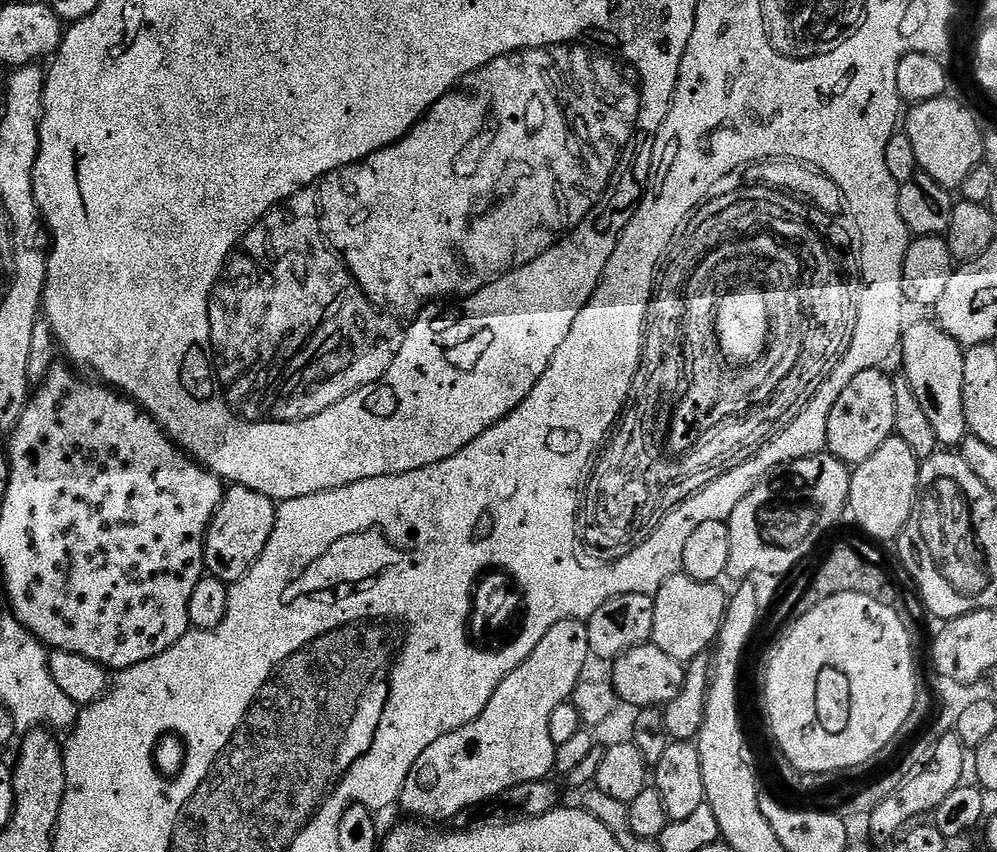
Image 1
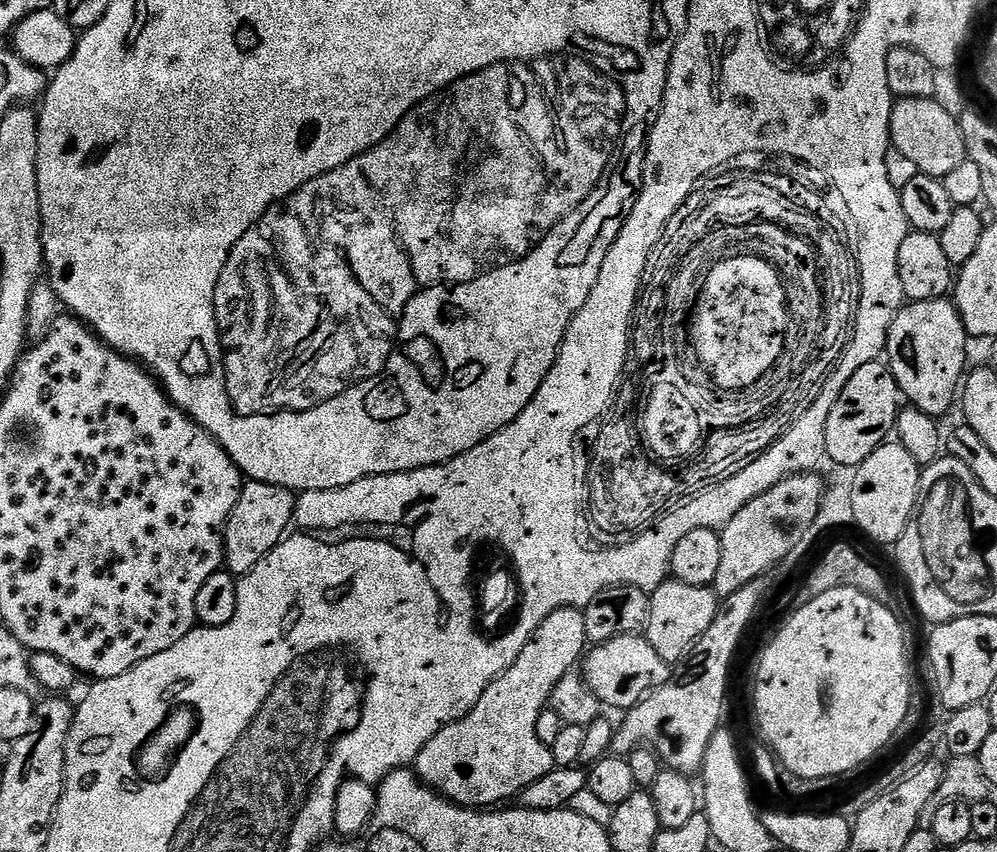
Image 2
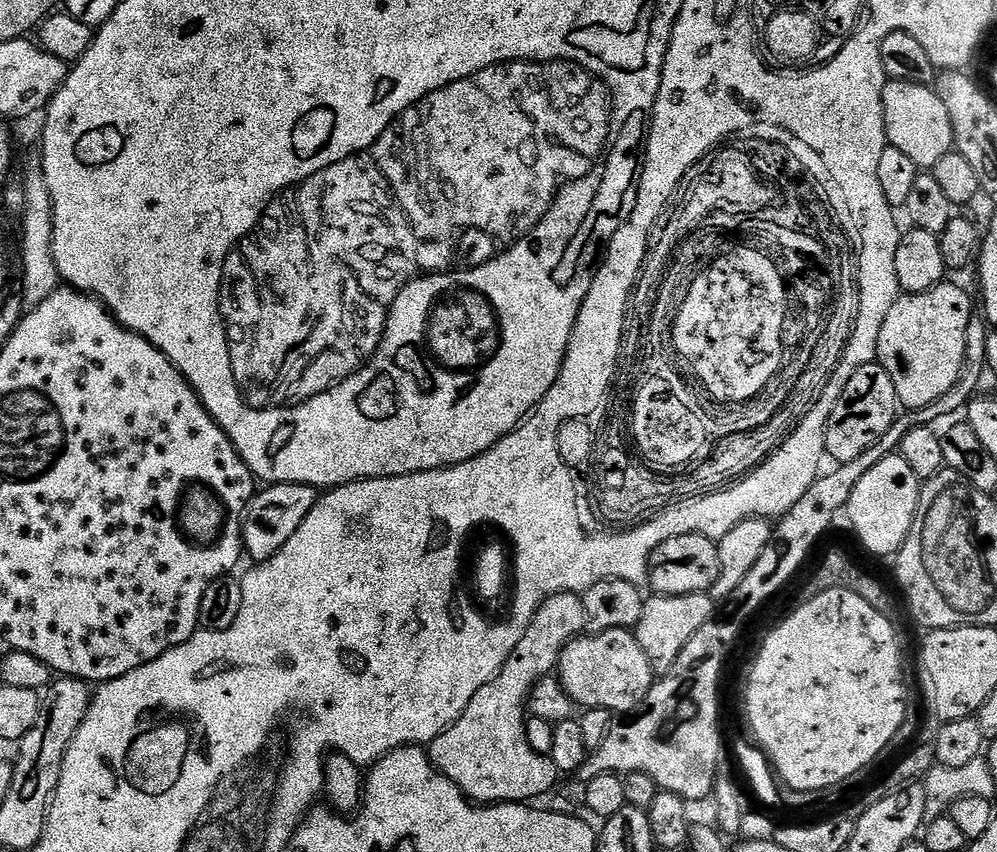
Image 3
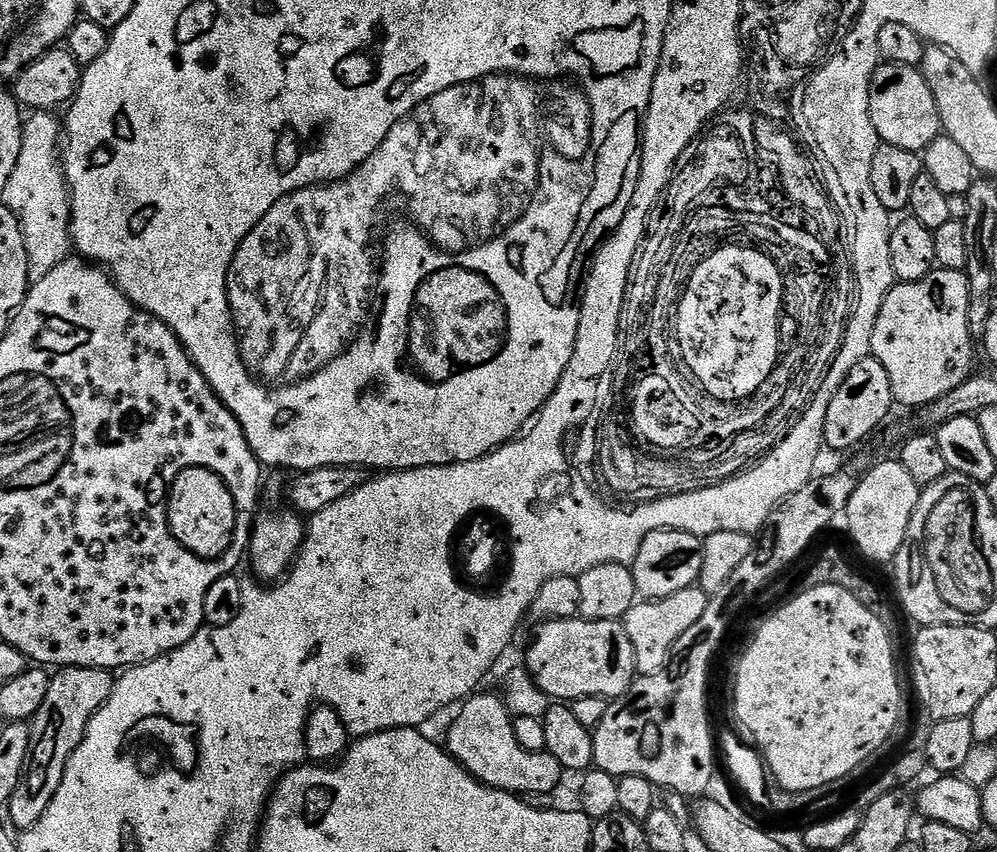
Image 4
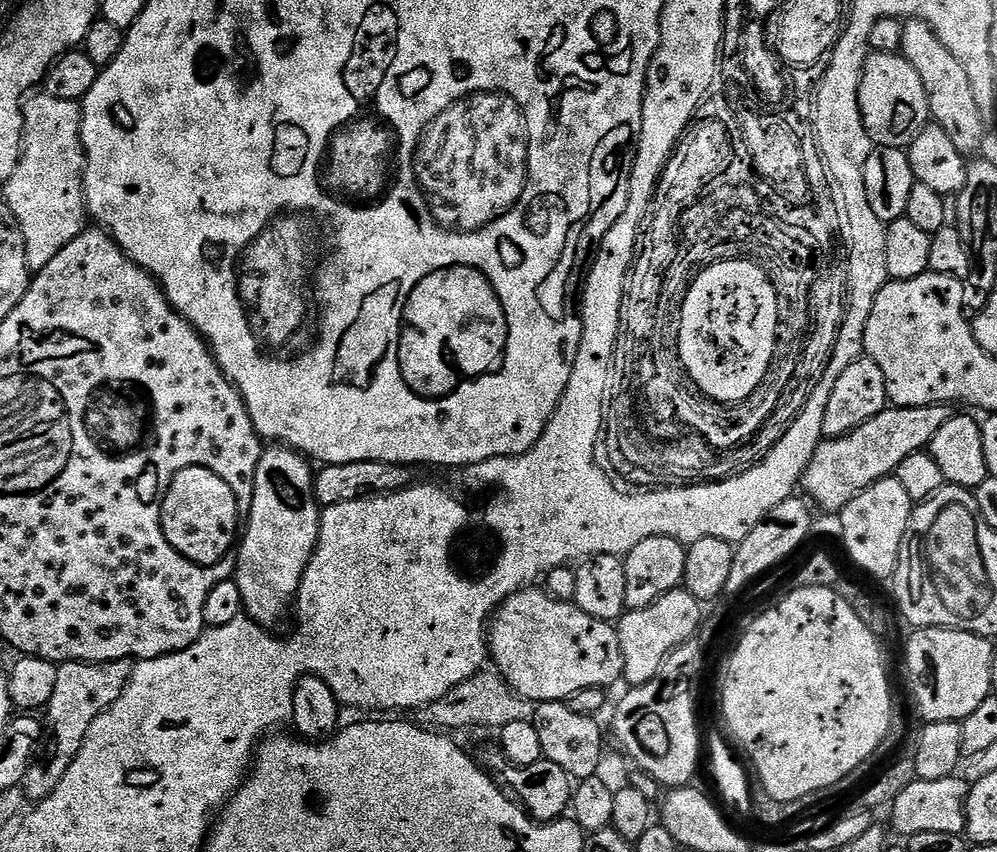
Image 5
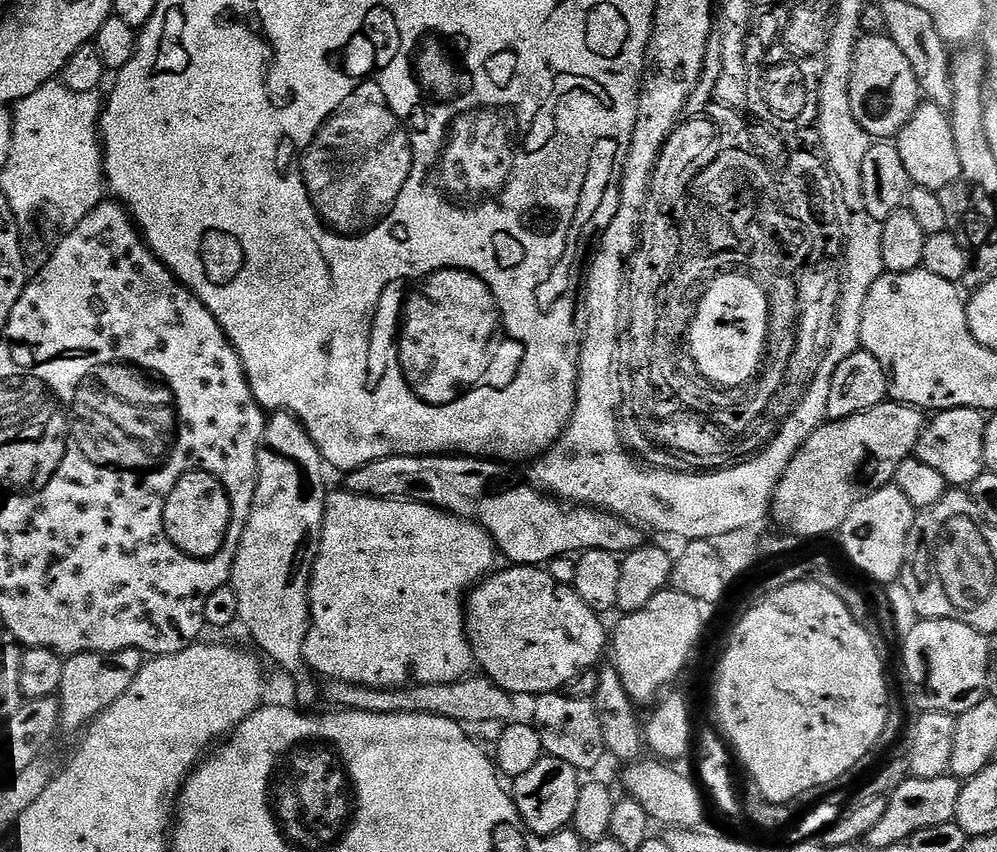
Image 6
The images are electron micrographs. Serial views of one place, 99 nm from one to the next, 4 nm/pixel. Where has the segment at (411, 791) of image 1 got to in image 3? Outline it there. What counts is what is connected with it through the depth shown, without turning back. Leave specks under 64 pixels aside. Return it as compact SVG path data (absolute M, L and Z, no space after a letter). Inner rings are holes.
M559 592L553 596L548 596L546 602L542 602L542 606L538 606L538 610L534 614L534 618L530 622L530 626L526 626L526 634L522 634L522 638L518 642L518 646L514 646L514 654L510 654L510 658L506 658L506 662L502 666L502 670L490 682L486 682L486 686L482 686L482 690L478 690L474 694L474 698L470 698L470 706L466 706L466 710L459 716L454 723L442 734L438 734L438 738L434 738L431 744L427 745L426 751L429 760L432 761L433 766L446 778L450 778L450 782L454 782L454 786L458 786L460 791L473 802L484 801L488 804L499 804L501 802L526 802L530 798L538 798L538 794L546 794L553 791L557 787L556 779L558 773L553 766L551 759L542 754L538 754L530 746L530 742L526 738L526 726L524 721L526 719L526 701L528 693L532 691L535 684L539 684L544 676L551 676L557 671L560 663L560 655L565 646L570 641L576 639L585 631L584 623L586 622L586 606L584 605L584 597L579 592Z

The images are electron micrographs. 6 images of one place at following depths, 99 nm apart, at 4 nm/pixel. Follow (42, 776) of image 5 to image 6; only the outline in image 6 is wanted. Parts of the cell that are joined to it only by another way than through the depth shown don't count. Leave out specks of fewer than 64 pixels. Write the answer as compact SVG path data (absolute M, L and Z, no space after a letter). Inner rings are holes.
M137 648L117 652L83 652L67 657L62 670L62 686L58 693L60 728L63 731L79 733L91 724L115 700L122 698L126 690L130 690L130 682L134 682L138 670L145 662L145 653L139 652Z

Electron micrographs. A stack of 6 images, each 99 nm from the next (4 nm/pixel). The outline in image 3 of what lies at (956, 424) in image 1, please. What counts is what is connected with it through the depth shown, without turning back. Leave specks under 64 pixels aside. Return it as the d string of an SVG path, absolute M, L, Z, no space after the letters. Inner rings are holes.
M945 282L934 286L928 292L914 292L901 295L898 302L890 309L886 322L882 322L882 334L878 334L878 363L885 368L894 382L896 399L905 409L915 410L930 406L954 382L958 382L958 374L962 370L962 362L966 354L966 330L970 326L974 309L972 300L964 288Z

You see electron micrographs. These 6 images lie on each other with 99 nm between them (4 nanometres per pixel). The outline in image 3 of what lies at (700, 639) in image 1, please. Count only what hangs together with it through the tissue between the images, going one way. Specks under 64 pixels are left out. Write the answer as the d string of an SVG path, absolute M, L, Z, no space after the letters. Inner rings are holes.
M706 592L698 594L682 594L681 596L658 596L649 595L642 606L642 618L638 618L634 629L634 635L638 646L650 658L650 666L653 673L663 674L669 672L686 642L706 626L714 618L714 601Z

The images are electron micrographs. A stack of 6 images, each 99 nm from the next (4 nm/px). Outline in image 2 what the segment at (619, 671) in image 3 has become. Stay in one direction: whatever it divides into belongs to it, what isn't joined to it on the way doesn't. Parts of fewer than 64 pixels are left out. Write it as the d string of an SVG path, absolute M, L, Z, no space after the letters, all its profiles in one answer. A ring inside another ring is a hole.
M644 634L610 638L610 642L595 645L582 664L583 678L601 705L621 710L636 707L649 692L669 683L668 672L670 665L655 652Z

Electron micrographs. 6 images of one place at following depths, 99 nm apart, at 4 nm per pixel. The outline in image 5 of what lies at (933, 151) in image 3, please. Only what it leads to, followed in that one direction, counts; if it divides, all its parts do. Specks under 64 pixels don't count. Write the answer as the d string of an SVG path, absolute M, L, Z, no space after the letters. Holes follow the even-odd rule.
M872 52L869 55L860 83L858 106L862 110L862 122L868 137L873 145L881 148L907 149L930 120L926 86L922 86L918 70L914 70L903 55L895 52Z

